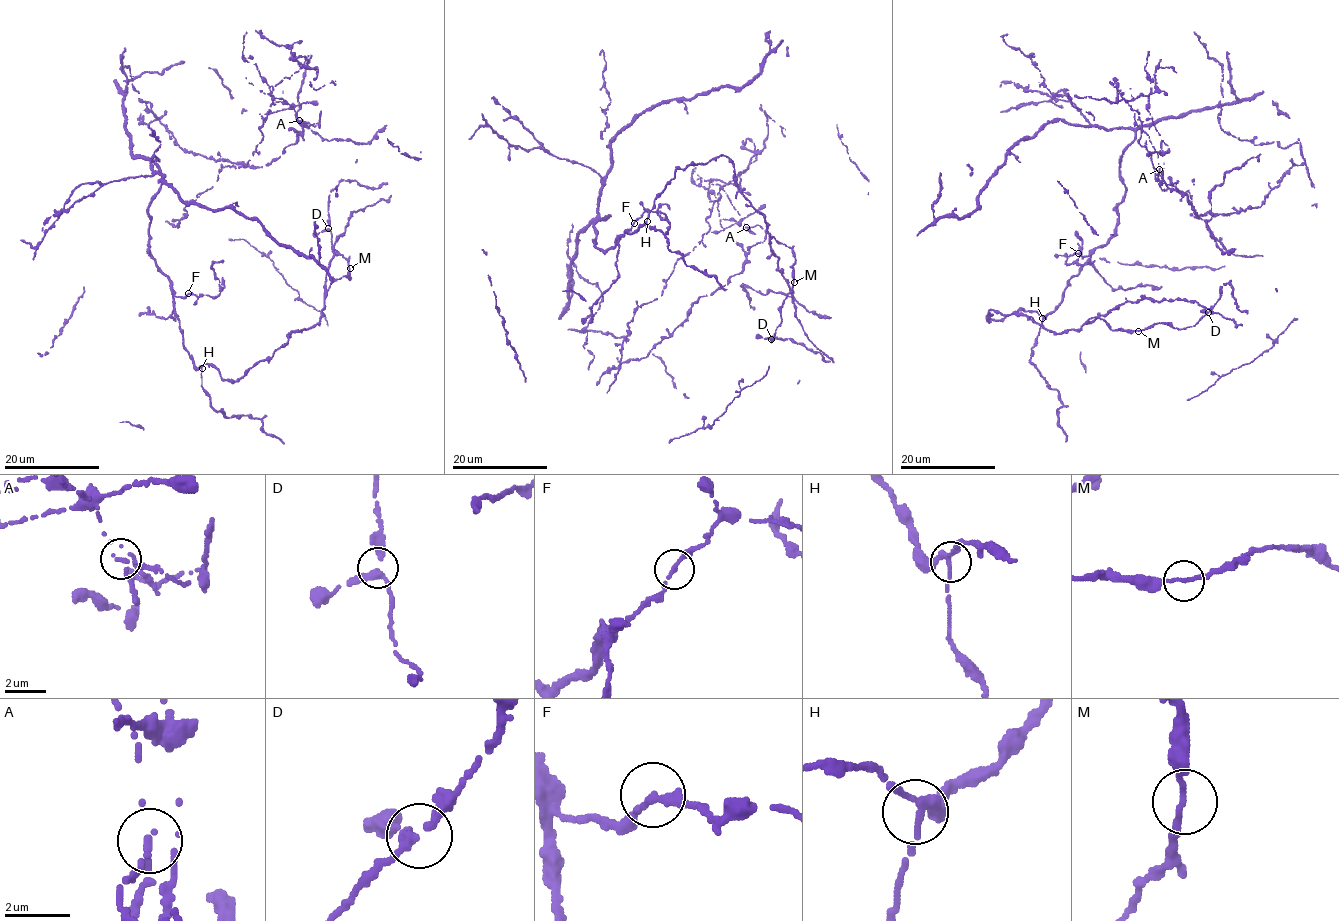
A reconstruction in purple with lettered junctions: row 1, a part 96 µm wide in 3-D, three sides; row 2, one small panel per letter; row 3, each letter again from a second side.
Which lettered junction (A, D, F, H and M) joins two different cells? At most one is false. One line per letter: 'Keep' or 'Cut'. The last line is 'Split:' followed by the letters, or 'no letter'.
A: Cut
D: Keep
F: Keep
H: Keep
M: Keep
Split: A

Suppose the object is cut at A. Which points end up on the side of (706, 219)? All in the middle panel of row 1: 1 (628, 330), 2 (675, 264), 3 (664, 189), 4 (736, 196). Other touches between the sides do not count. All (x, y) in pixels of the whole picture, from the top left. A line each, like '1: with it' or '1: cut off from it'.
1: with it
2: with it
3: cut off from it
4: cut off from it

